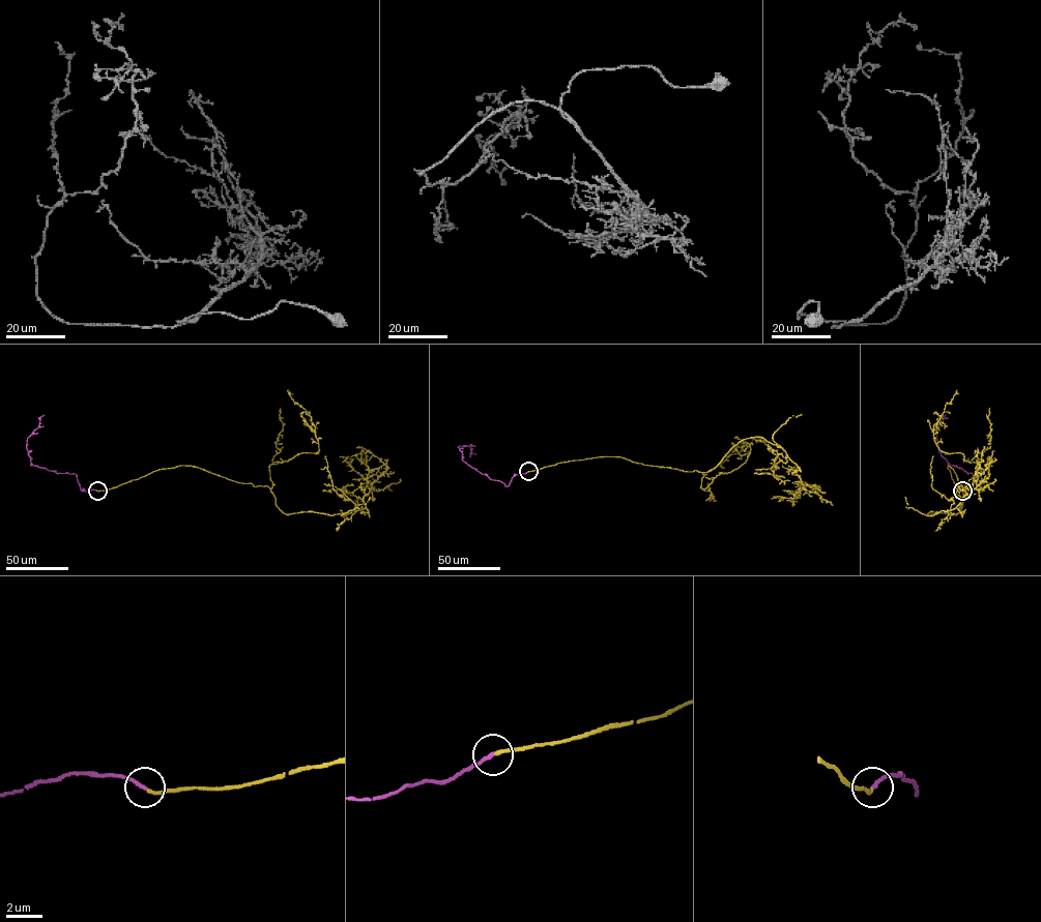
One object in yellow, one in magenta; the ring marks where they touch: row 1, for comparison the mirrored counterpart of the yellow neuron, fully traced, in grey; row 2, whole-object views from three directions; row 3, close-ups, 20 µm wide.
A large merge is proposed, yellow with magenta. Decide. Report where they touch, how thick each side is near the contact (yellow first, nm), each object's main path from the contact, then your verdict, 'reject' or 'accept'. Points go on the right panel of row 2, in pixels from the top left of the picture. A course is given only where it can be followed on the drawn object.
place (962, 491); calibres 180 and 220 nm; course yellow (962, 491), (948, 466), (962, 486), (962, 506), (956, 514), (928, 515), (954, 509), (977, 486), (978, 448); course magenta (962, 491), (969, 489), (977, 474), (949, 465), (938, 450), (936, 427), (946, 415); accept

